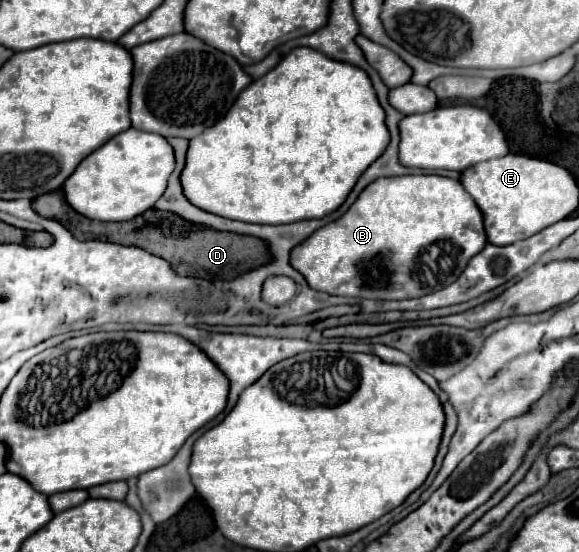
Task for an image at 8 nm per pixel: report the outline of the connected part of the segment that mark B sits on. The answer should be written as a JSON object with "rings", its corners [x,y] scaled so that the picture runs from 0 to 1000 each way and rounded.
{"rings":[[[677,319],[639,330],[598,388],[508,446],[501,475],[528,504],[535,522],[549,529],[642,543],[698,543],[732,536],[784,511],[808,471],[836,446],[832,384],[791,326],[763,319]]]}

